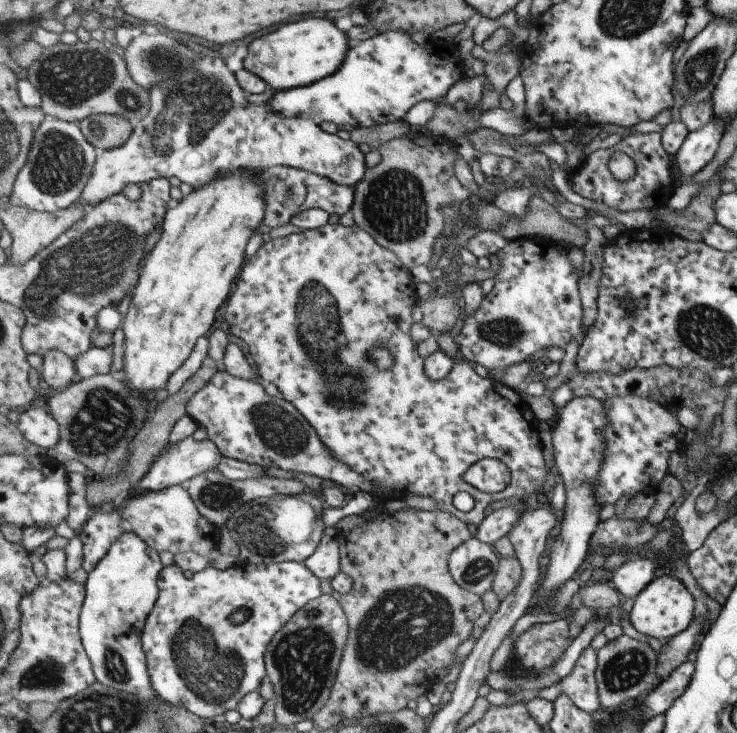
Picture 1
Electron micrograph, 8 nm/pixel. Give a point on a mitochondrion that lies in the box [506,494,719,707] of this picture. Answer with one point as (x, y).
(624, 669)

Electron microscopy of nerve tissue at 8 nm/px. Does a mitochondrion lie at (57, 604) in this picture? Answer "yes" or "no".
no

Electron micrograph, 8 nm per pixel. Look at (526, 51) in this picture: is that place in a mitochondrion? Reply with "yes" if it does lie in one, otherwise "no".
no

